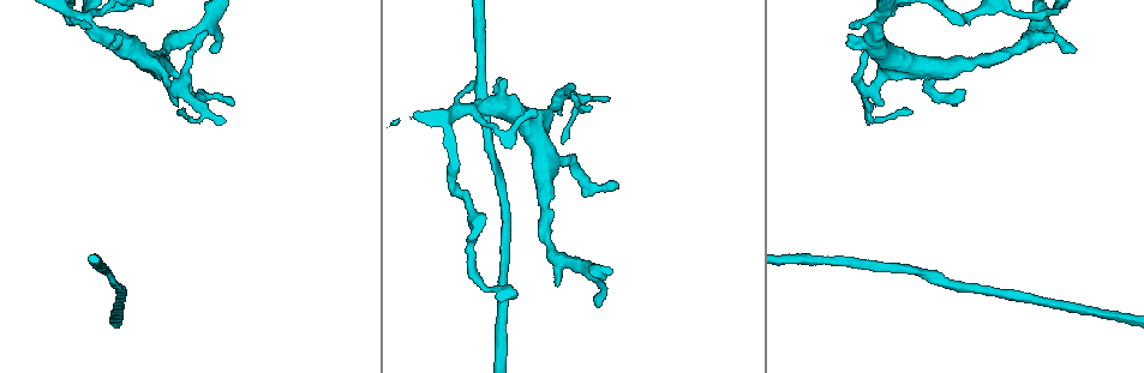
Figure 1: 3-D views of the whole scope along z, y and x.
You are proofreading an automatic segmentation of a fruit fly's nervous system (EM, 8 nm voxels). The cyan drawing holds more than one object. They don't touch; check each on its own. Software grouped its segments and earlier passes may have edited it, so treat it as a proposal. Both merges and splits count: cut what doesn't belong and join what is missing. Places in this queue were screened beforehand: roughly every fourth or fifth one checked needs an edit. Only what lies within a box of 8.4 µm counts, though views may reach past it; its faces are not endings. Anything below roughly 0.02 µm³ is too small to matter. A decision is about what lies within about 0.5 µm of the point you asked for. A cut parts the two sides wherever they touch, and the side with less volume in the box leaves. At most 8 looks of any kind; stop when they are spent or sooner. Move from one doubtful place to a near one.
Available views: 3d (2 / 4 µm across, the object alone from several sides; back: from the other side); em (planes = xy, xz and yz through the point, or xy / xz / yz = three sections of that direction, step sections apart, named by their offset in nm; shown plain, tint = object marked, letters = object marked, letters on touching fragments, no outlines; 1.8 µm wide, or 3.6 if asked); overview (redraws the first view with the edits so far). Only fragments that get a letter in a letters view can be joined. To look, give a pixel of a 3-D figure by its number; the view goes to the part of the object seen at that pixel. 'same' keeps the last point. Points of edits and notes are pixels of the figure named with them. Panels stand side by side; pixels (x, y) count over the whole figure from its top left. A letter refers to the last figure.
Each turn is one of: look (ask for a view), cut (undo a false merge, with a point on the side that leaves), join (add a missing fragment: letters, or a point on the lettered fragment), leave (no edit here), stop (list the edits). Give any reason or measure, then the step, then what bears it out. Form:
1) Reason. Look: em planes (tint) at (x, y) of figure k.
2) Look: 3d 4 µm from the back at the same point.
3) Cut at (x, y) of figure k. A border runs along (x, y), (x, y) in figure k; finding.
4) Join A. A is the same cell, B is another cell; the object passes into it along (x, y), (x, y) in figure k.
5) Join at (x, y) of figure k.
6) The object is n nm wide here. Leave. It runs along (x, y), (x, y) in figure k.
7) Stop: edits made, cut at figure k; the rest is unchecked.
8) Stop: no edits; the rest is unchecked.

Thin end. Look: 3d 4 µm at (204, 31) of figure 1.

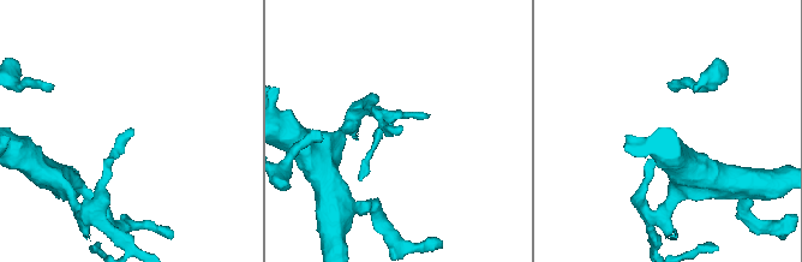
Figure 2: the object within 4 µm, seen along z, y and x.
Look: em xy step 8 (tint) at (399, 128) of figure 2.

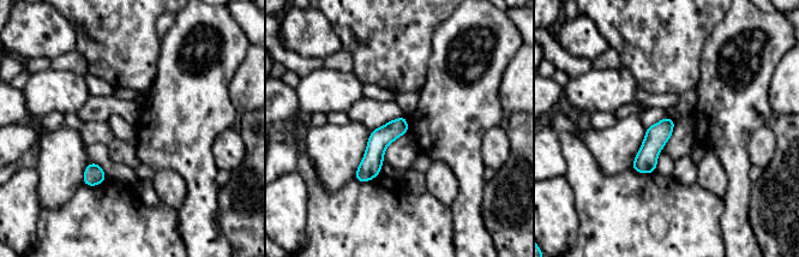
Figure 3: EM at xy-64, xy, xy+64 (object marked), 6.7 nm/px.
Look: em planes (letters) at the same point.

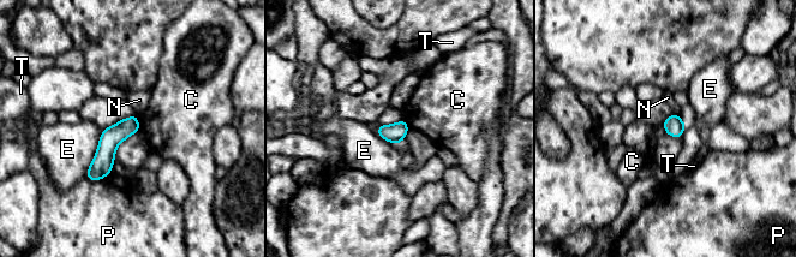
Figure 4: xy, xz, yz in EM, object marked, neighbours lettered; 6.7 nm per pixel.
The object is 130 nm wide here. Leave. C, E, N, P and T are other cells; a border runs along (137, 118), (141, 129) in figure 4; no lettered fragment goes on from it.

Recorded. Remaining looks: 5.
Free end. Look: em xy step 8 (tint) at (598, 305) of figure 1.

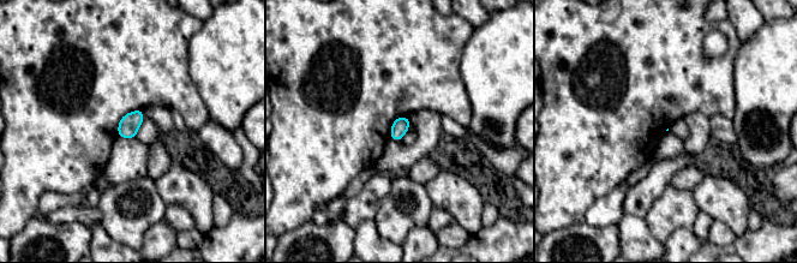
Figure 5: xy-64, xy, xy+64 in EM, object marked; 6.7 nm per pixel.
Look: em yz step 4 (letters) at the same point.

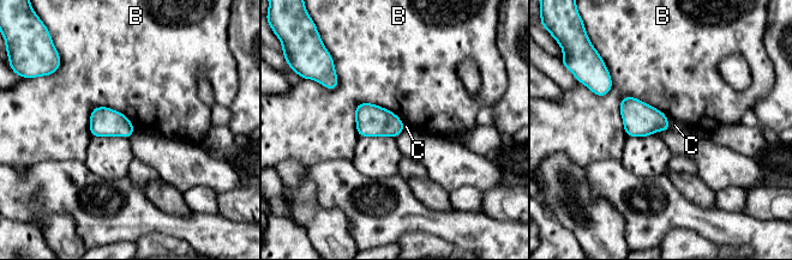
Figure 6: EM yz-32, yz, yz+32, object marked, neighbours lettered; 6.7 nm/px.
The longest contact is with B, 360 nm. Leave. B and C are other cells; no lettered fragment goes on from it.

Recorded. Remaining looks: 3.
Tapers out. Look: em yz step 4 (tint) at (226, 120) of figure 1.

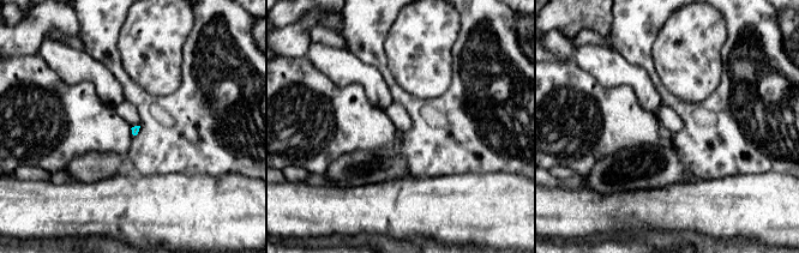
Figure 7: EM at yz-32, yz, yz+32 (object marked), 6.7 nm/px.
Another direction. Look: em xz step 4 (letters) at the same point.

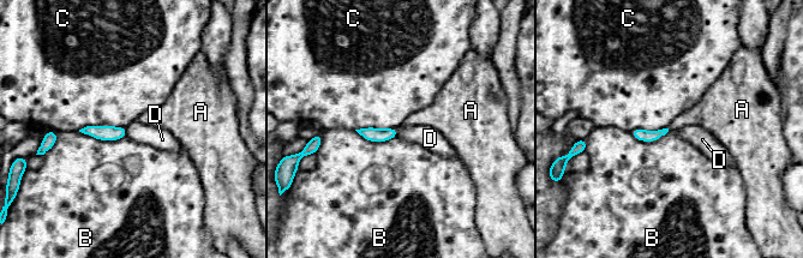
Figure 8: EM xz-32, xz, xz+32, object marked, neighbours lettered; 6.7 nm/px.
The object is 80 nm wide here. Leave. A, B, C and D are other cells; a border runs along (125, 127), (127, 136) in figure 8; no lettered fragment goes on from it.

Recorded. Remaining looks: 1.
Stop: no edits; the rest is unchecked.

